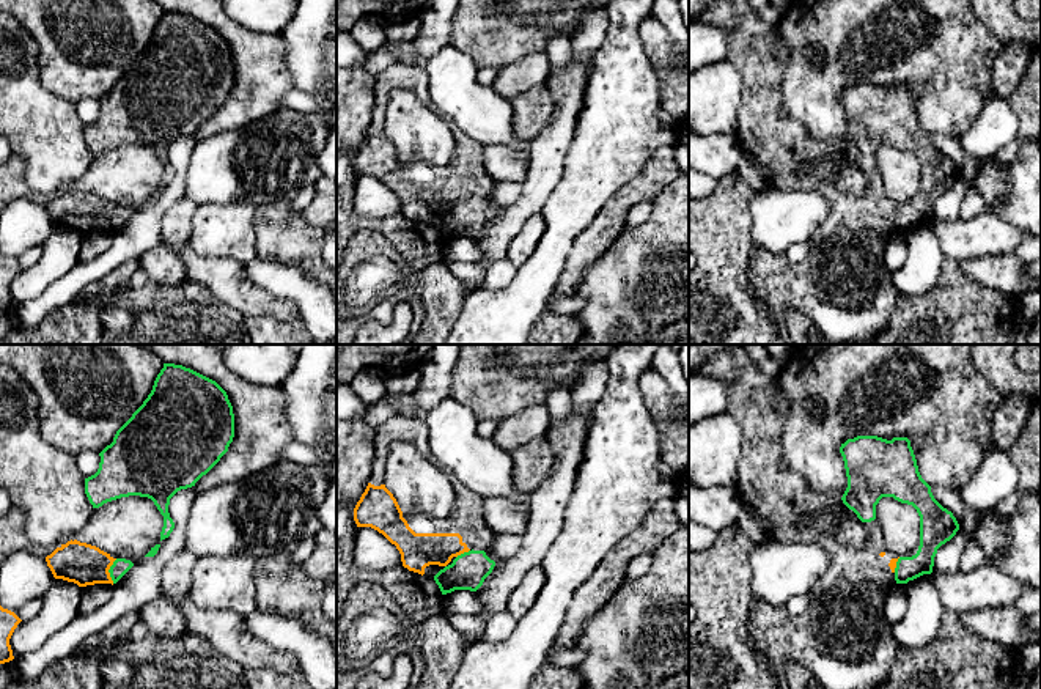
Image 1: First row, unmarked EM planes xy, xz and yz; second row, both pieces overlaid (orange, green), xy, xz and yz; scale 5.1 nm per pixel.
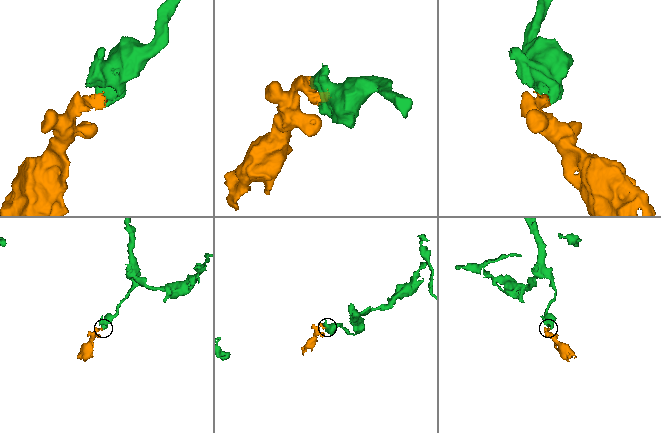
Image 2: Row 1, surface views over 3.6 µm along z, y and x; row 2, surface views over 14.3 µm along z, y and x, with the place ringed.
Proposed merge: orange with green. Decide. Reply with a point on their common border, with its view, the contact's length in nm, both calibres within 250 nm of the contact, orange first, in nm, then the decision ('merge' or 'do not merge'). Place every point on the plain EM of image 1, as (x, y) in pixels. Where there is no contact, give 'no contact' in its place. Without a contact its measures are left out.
xy (107, 219) | 130 nm | 220/90 nm | merge

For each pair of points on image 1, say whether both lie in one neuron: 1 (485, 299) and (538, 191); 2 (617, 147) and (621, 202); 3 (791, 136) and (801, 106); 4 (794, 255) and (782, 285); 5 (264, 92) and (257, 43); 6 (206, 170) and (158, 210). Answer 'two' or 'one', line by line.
1: two
2: two
3: two
4: two
5: one
6: two

